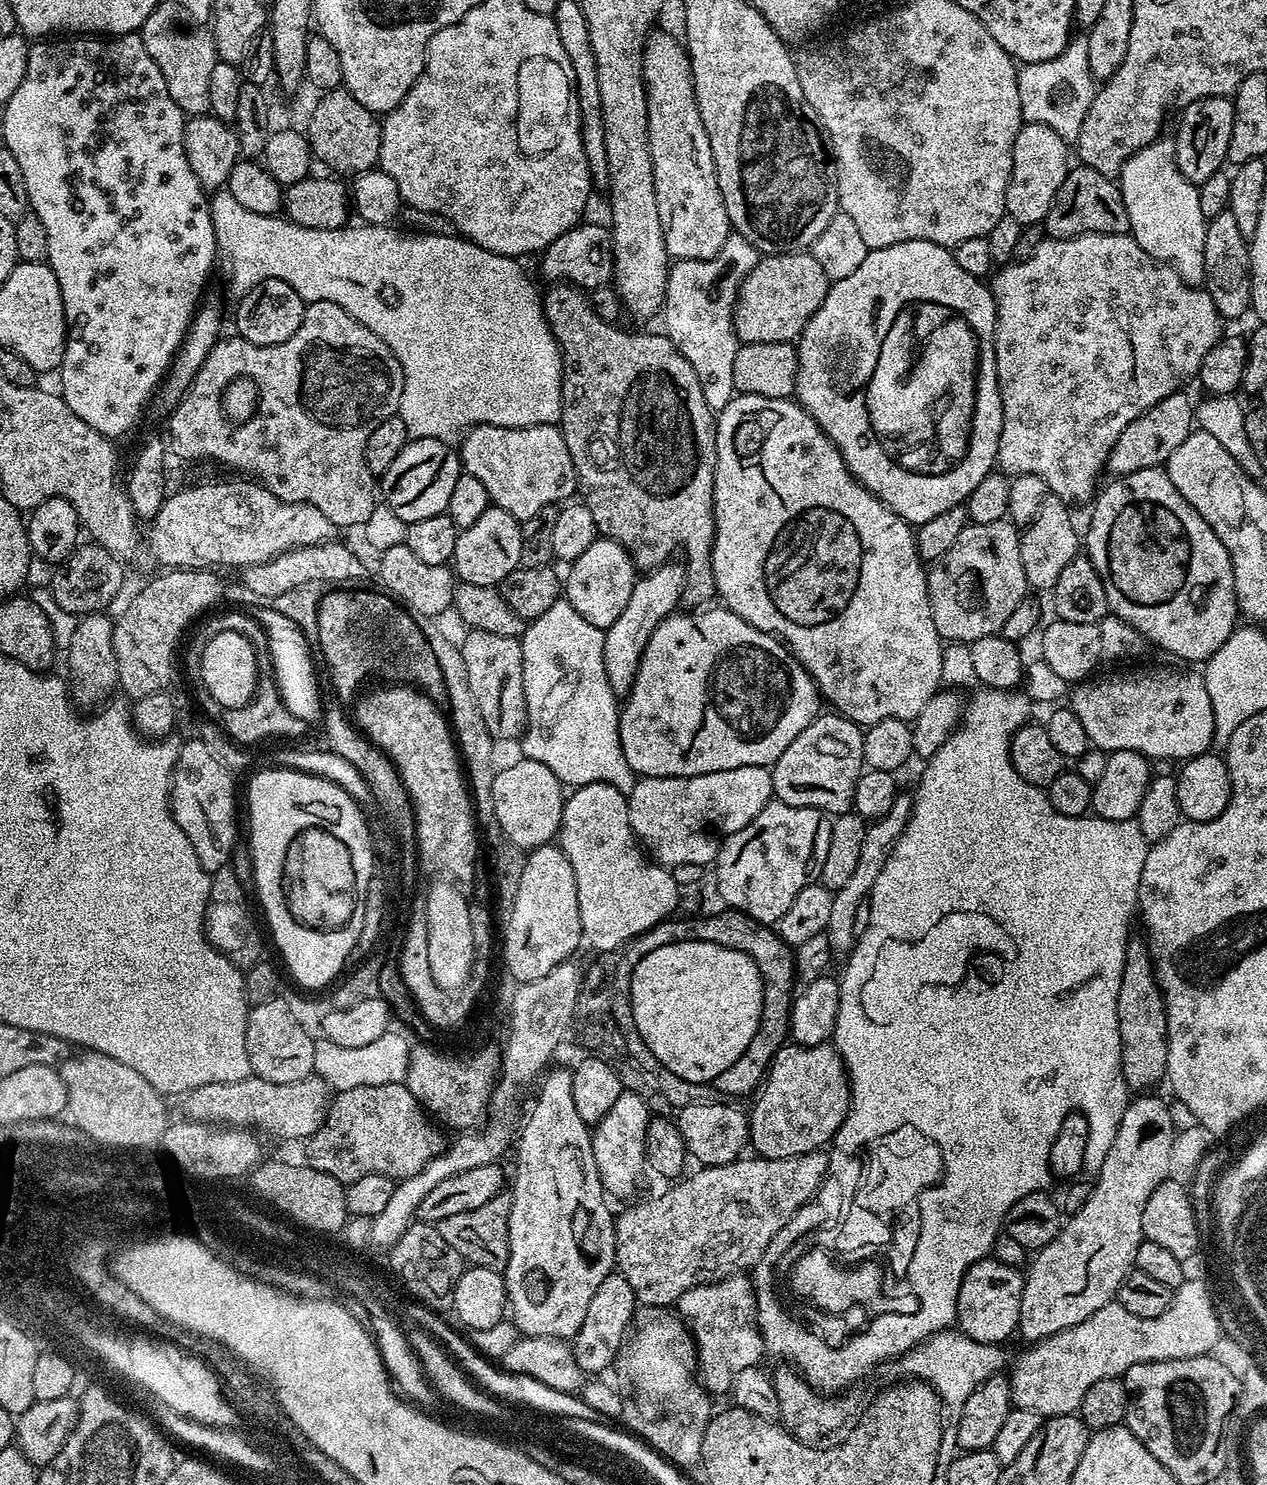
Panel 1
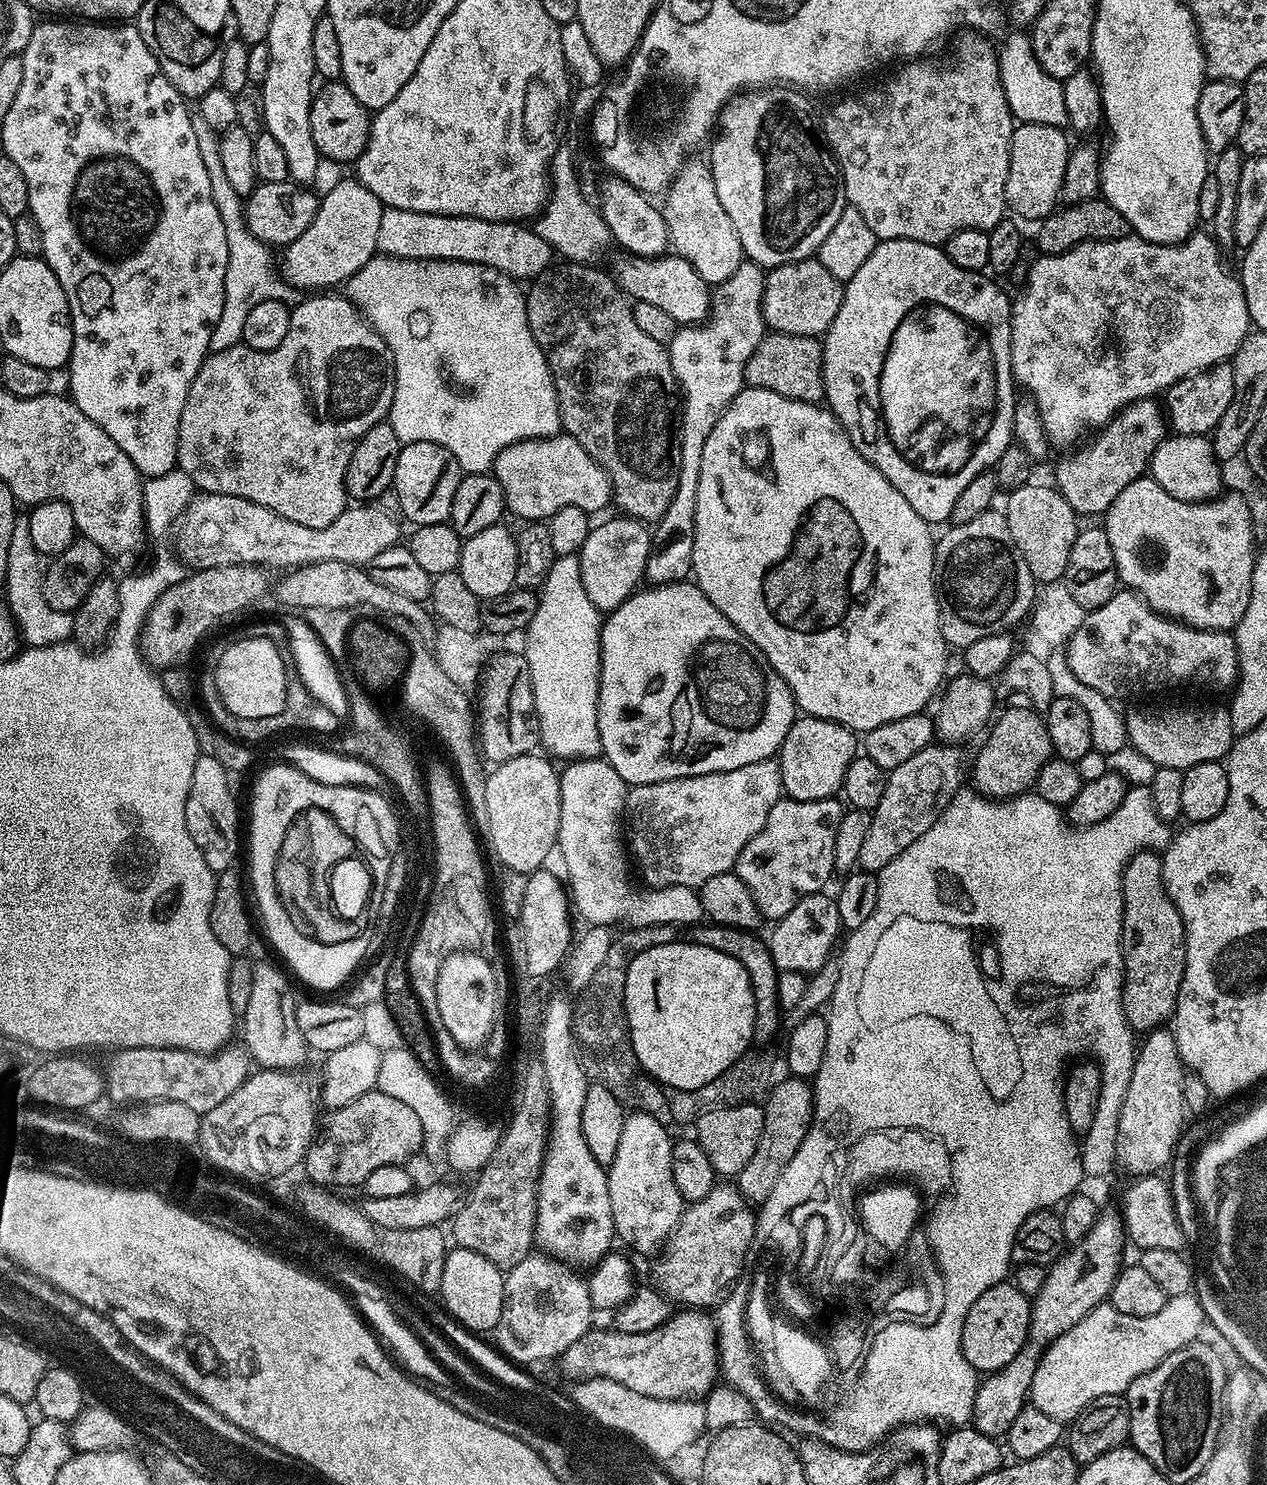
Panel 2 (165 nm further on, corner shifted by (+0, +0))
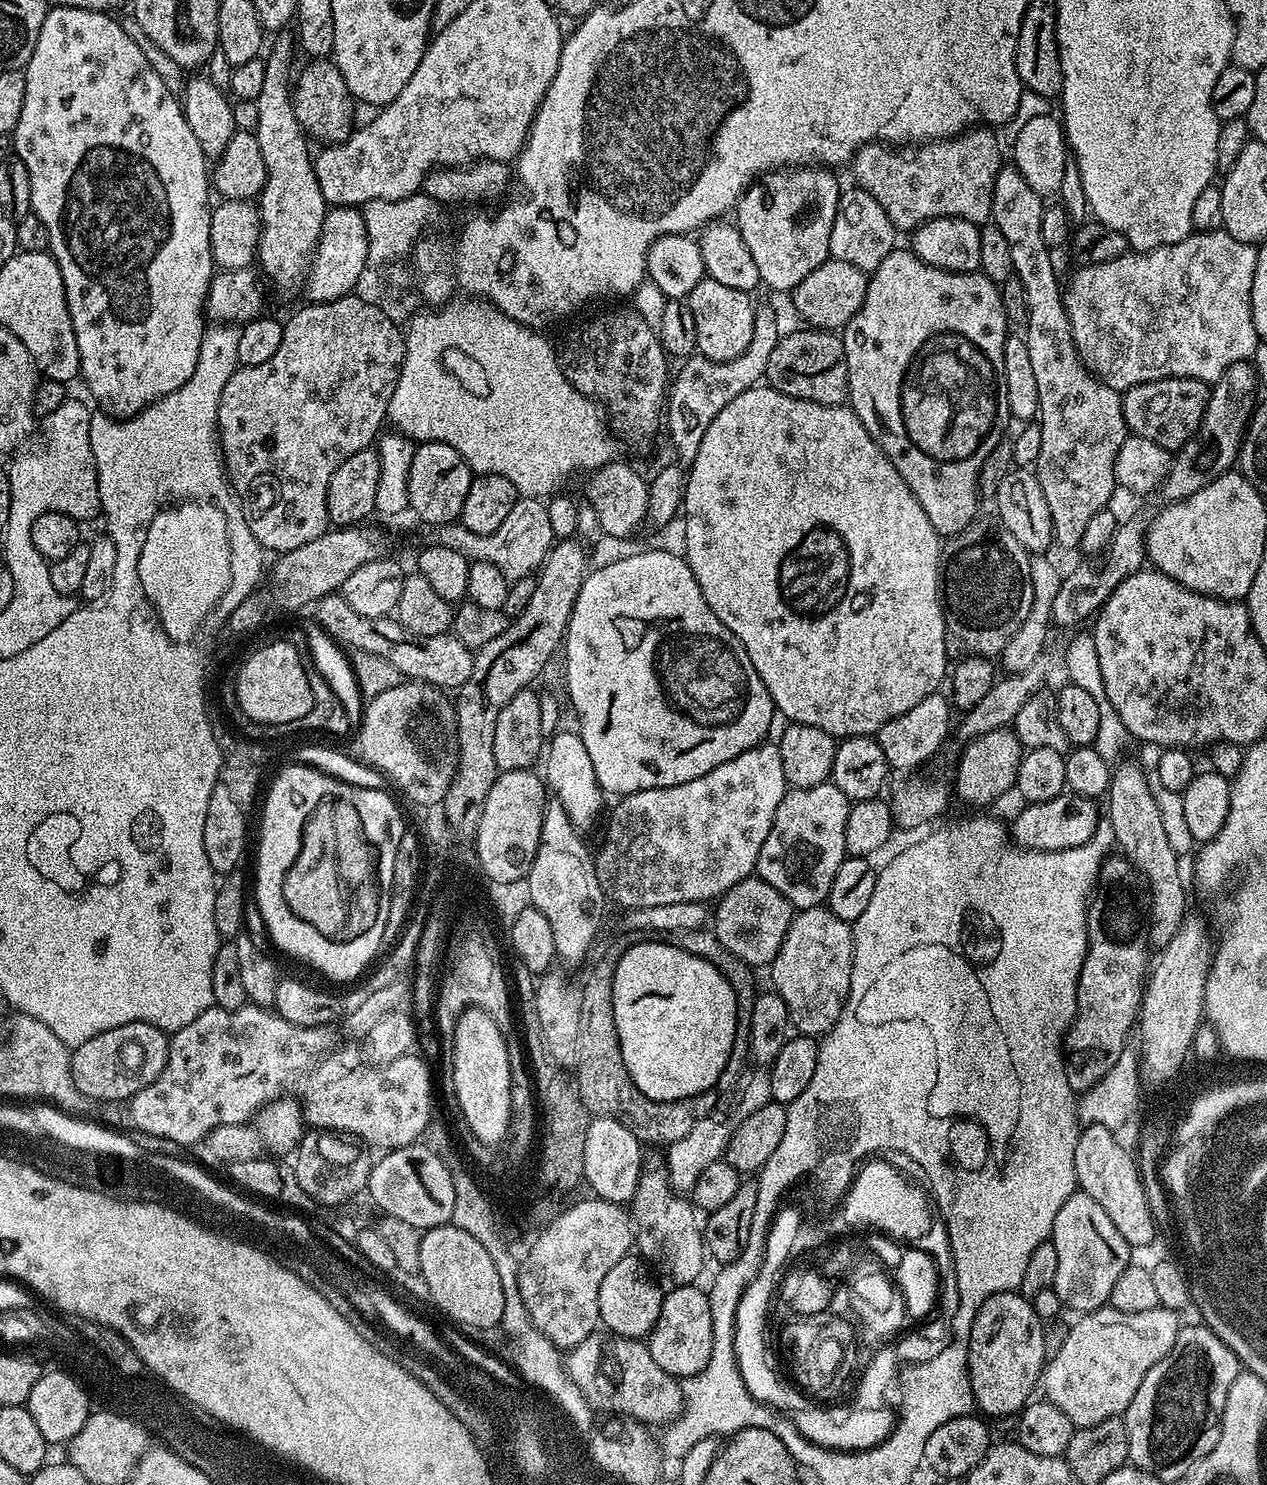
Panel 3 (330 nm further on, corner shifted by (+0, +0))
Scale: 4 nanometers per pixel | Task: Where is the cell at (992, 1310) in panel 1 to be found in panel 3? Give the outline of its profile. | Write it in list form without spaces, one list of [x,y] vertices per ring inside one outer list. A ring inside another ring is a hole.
[[[1019,1291],[999,1292],[990,1298],[986,1298],[986,1302],[982,1302],[982,1306],[978,1310],[970,1330],[968,1377],[970,1378],[972,1397],[976,1400],[976,1408],[985,1417],[1015,1417],[1020,1409],[1029,1403],[1030,1397],[1033,1395],[1031,1392],[1035,1388],[1037,1391],[1046,1363],[1046,1352],[1044,1356],[1044,1328],[1046,1328],[1045,1321],[1040,1320],[1038,1314],[1034,1314],[1031,1299],[1021,1296]]]

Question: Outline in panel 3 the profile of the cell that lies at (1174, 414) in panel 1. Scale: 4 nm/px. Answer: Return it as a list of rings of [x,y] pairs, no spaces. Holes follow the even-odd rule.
[[[1015,166],[1001,167],[994,178],[991,223],[996,224],[998,230],[1002,230],[1006,243],[1010,245],[1014,274],[1026,290],[1028,323],[1023,329],[1022,337],[1029,348],[1035,385],[1038,386],[1038,423],[1042,430],[1042,447],[1038,449],[1034,473],[1050,508],[1053,541],[1058,546],[1080,548],[1082,534],[1086,534],[1086,525],[1090,518],[1094,518],[1098,510],[1109,507],[1113,503],[1112,495],[1118,492],[1116,459],[1122,450],[1122,442],[1126,442],[1130,433],[1126,426],[1126,418],[1122,414],[1123,395],[1092,375],[1080,361],[1080,355],[1074,346],[1072,323],[1064,311],[1062,284],[1056,281],[1056,264],[1052,261],[1054,252],[1046,246],[1046,242],[1042,242],[1042,214],[1045,207],[1045,201],[1034,190],[1030,190],[1026,178],[1022,178],[1022,174]]]

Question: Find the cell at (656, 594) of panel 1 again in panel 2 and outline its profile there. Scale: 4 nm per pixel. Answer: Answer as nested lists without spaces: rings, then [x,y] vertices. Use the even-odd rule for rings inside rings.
[[[745,262],[726,278],[726,282],[715,285],[710,296],[710,315],[707,320],[691,326],[677,327],[674,338],[668,345],[670,366],[674,370],[674,378],[680,383],[680,445],[682,446],[682,462],[678,470],[678,490],[674,490],[674,498],[670,498],[670,506],[666,506],[666,514],[655,521],[652,532],[652,553],[648,555],[644,580],[649,585],[678,584],[689,579],[694,554],[694,518],[698,506],[698,474],[702,474],[702,450],[706,447],[706,438],[710,438],[710,430],[722,418],[722,414],[734,402],[734,398],[746,387],[744,371],[746,362],[754,350],[763,342],[766,325],[762,314],[762,294],[766,272],[760,265]]]

